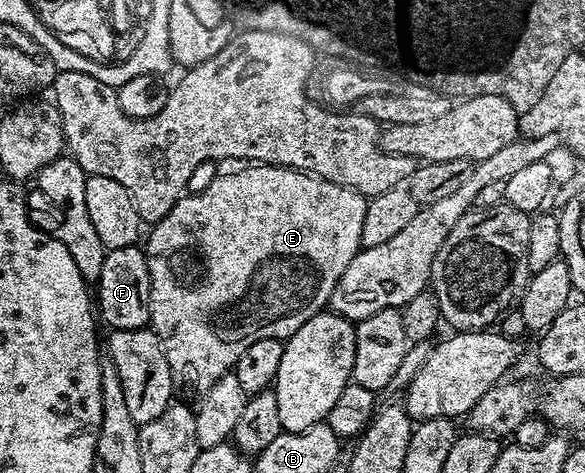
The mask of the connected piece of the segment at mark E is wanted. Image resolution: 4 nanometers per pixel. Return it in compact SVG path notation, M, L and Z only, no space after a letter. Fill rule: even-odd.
M250 163L245 167L238 167L235 173L226 173L215 181L210 181L199 193L187 192L179 197L178 202L164 215L164 219L153 222L150 238L144 244L146 262L148 263L148 275L150 276L150 325L155 335L162 340L162 350L168 359L172 370L179 382L187 381L198 395L206 393L216 379L220 379L225 373L231 372L235 363L252 347L252 343L260 343L260 339L276 339L285 342L308 319L312 319L317 313L323 312L329 306L330 296L340 283L340 275L352 263L352 259L363 248L362 227L366 214L367 198L355 189L349 189L343 185L337 185L331 181L325 181L323 177L315 177L313 173L304 173L301 169L285 169L283 165L264 165Z

